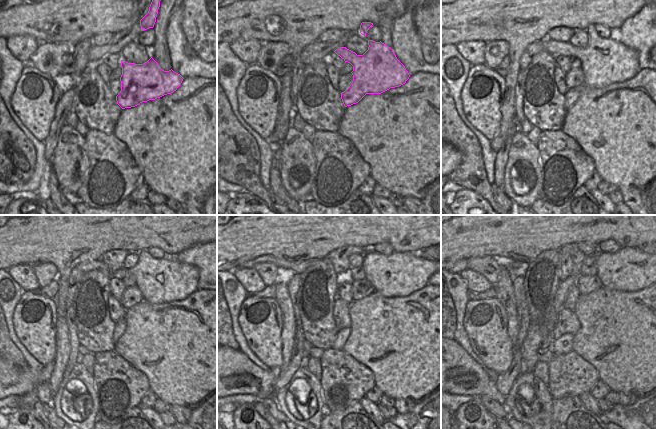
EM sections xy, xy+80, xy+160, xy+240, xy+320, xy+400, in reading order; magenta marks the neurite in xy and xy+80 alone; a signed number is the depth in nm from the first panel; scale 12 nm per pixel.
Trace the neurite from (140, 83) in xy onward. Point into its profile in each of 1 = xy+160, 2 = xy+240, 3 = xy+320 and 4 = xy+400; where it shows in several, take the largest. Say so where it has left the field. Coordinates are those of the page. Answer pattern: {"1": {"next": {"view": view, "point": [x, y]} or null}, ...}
{"1": {"next": {"view": "xy+160", "point": [604, 61]}}, "2": {"next": {"view": "xy+240", "point": [165, 280]}}, "3": {"next": {"view": "xy+320", "point": [401, 273]}}, "4": {"next": {"view": "xy+400", "point": [630, 269]}}}

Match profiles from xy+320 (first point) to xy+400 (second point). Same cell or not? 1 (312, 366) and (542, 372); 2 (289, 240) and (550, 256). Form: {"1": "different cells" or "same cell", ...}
{"1": "same cell", "2": "different cells"}

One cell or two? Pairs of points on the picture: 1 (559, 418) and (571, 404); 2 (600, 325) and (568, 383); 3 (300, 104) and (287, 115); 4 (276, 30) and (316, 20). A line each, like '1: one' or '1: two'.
1: one
2: two
3: two
4: one

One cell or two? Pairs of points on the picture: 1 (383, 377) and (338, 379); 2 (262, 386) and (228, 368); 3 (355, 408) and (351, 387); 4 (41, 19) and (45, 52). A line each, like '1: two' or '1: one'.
1: two
2: one
3: two
4: two

